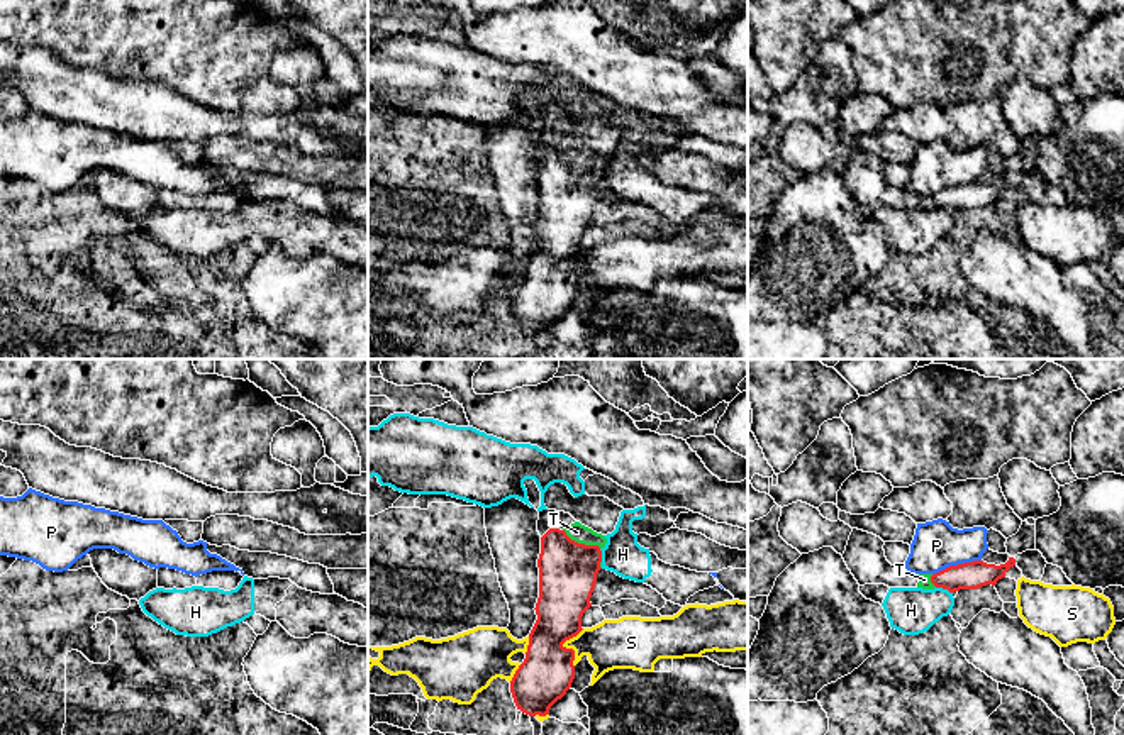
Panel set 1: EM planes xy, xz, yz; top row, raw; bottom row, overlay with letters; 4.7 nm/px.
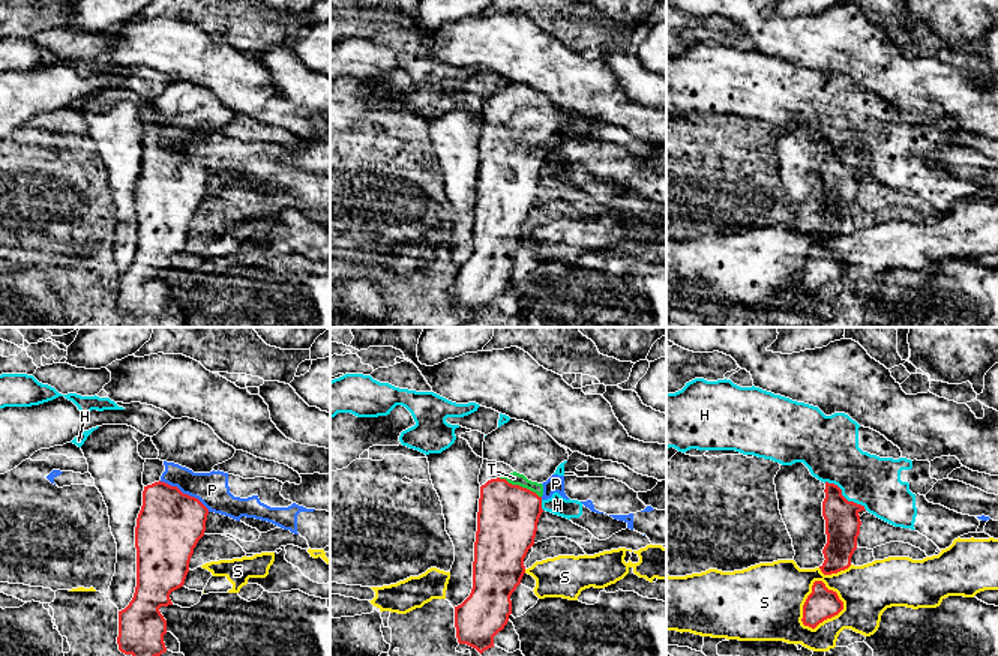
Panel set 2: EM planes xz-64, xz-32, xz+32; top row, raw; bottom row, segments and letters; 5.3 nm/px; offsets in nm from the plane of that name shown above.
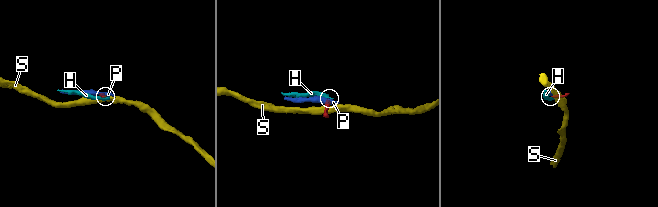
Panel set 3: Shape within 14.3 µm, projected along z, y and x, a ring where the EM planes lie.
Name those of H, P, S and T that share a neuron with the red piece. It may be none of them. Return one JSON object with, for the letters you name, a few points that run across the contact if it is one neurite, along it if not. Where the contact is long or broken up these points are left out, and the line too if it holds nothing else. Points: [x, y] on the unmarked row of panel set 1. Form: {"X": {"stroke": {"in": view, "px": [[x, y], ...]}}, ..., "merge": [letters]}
{"T": {"stroke": {"in": "xz", "px": [[568, 192], [568, 182], [582, 165], [577, 153]]}}, "merge": ["T"]}

